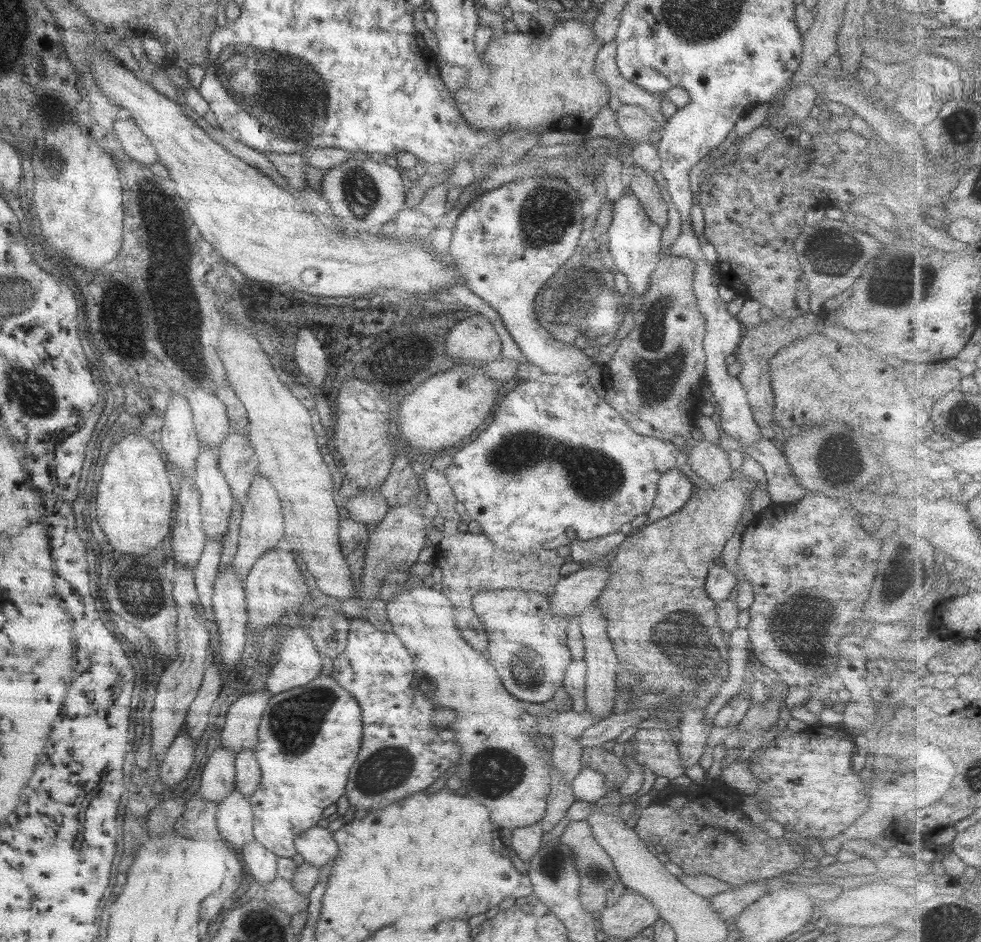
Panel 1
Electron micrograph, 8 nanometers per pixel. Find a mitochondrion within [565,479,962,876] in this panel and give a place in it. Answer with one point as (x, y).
(691, 651)

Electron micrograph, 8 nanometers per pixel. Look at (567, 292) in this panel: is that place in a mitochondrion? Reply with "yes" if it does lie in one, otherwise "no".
yes

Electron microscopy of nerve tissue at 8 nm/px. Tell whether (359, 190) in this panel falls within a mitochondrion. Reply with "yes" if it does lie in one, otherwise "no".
yes

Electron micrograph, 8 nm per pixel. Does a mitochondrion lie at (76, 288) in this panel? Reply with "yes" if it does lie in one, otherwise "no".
no

